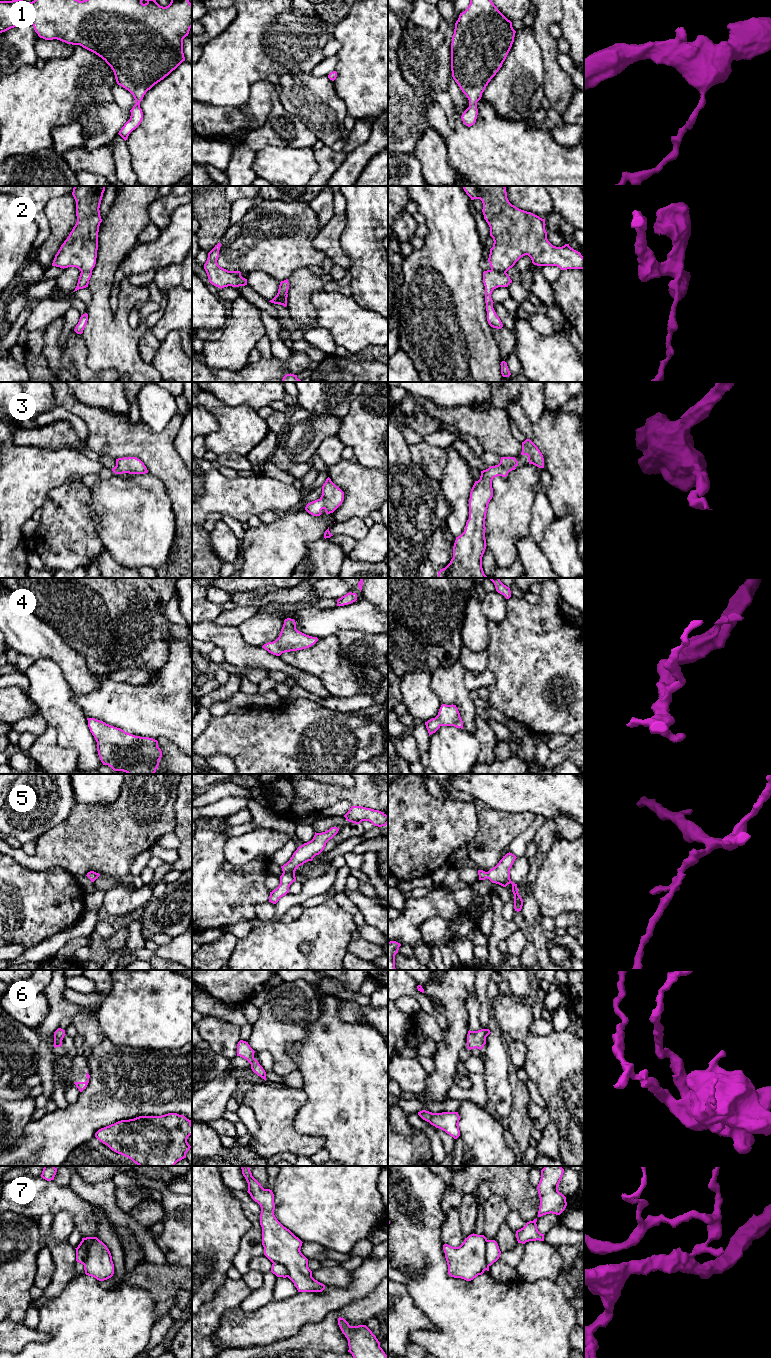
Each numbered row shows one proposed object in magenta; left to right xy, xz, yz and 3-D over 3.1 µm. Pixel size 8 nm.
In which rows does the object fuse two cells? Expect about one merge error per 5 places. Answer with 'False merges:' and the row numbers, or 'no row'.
False merges: 2, 7

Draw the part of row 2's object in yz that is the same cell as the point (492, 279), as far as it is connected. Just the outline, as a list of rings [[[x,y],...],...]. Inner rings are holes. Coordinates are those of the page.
[[[487,270],[483,272],[483,283],[485,286],[485,303],[487,311],[487,321],[493,328],[501,329],[503,324],[493,308],[491,294],[498,287],[508,287],[512,280],[506,272]]]

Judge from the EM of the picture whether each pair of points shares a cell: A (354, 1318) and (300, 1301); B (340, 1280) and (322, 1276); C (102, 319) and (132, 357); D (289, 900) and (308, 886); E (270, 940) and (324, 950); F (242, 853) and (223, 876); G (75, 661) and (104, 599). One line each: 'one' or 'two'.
A: two
B: one
C: one
D: one
E: one
F: two
G: two

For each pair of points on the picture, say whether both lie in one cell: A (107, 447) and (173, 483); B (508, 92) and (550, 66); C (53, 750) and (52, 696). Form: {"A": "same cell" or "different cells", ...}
{"A": "same cell", "B": "different cells", "C": "different cells"}

